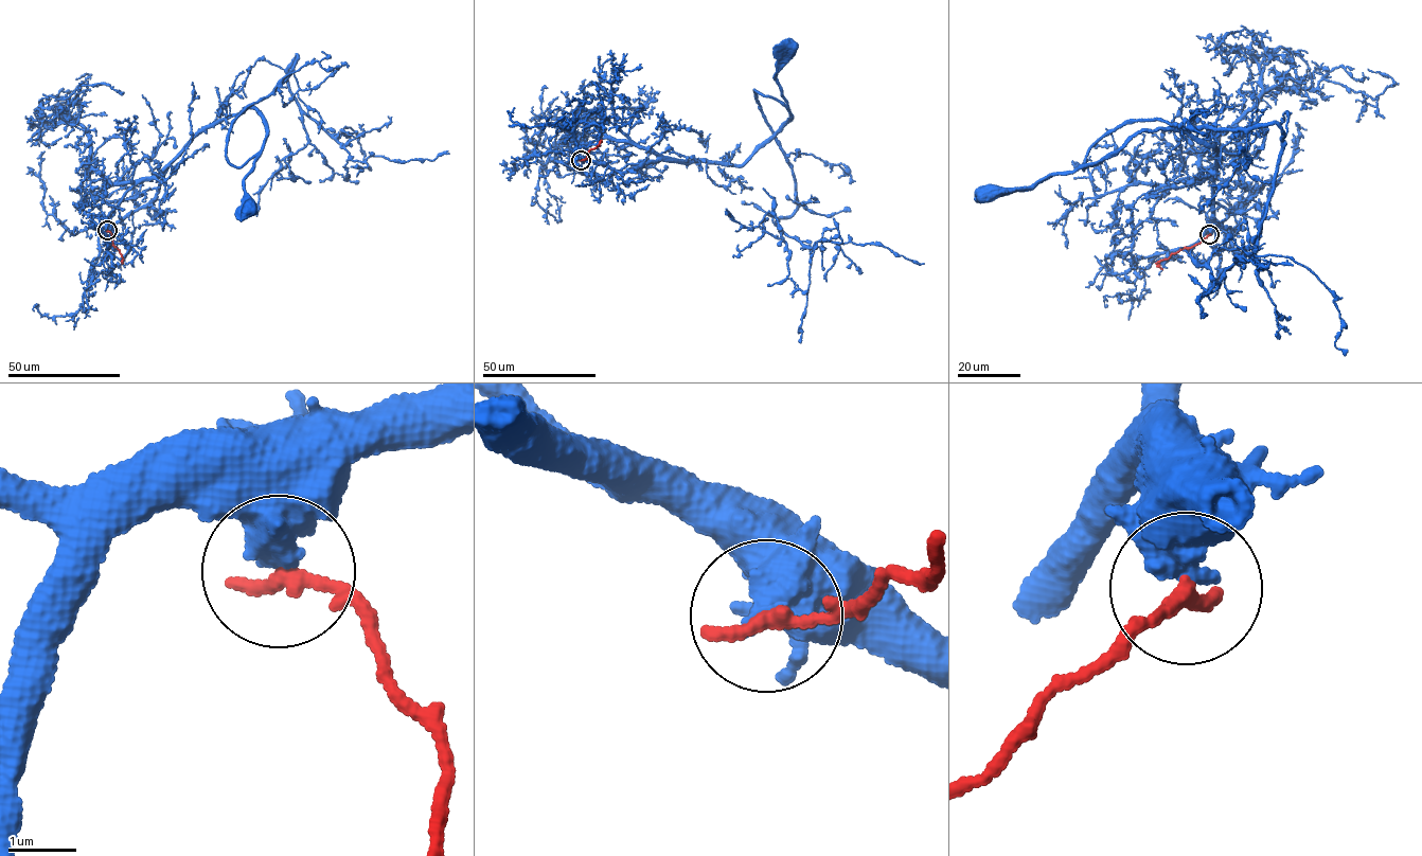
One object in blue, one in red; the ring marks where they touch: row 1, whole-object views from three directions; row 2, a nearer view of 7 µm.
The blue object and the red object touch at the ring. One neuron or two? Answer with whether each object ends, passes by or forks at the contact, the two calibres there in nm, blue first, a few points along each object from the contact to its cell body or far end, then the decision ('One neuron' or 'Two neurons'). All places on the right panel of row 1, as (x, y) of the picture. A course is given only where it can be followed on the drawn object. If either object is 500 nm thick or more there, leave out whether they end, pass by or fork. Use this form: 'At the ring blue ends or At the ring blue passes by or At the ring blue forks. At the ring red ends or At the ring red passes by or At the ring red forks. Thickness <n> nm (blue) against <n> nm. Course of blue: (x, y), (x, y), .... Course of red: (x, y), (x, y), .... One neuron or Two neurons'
Thickness 600 nm (blue) against 280 nm. Course of blue: (1209, 233), (1220, 225), (1210, 173), (1215, 148), (1177, 130), (1137, 132), (1096, 162), (984, 194). Course of red: (1209, 234), (1201, 243), (1162, 260), (1159, 263), (1162, 269). Two neurons

